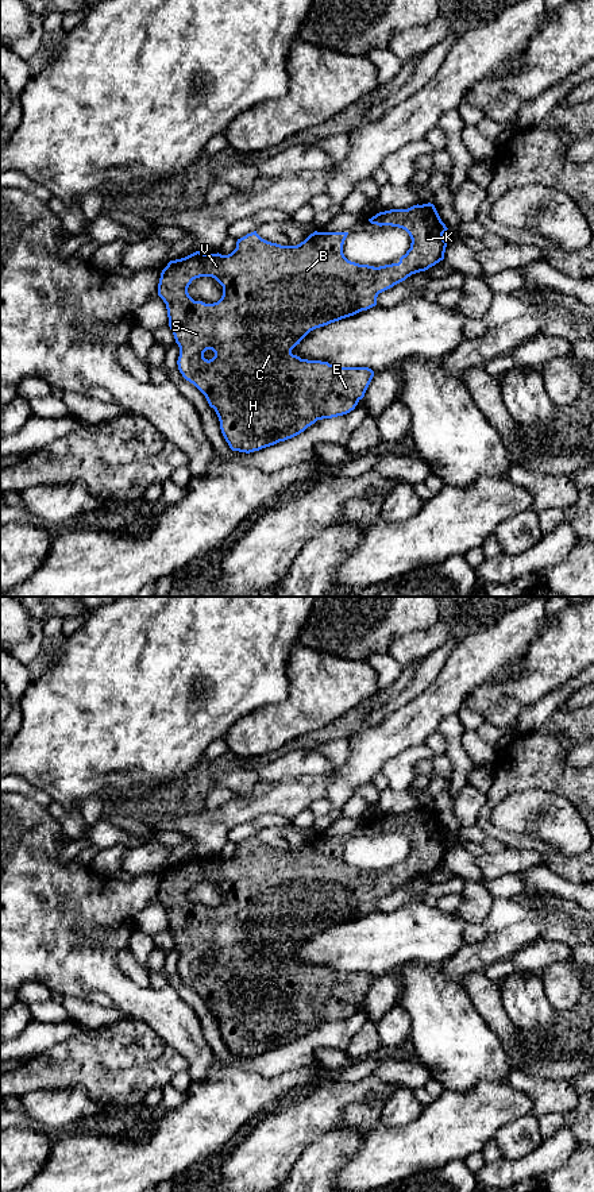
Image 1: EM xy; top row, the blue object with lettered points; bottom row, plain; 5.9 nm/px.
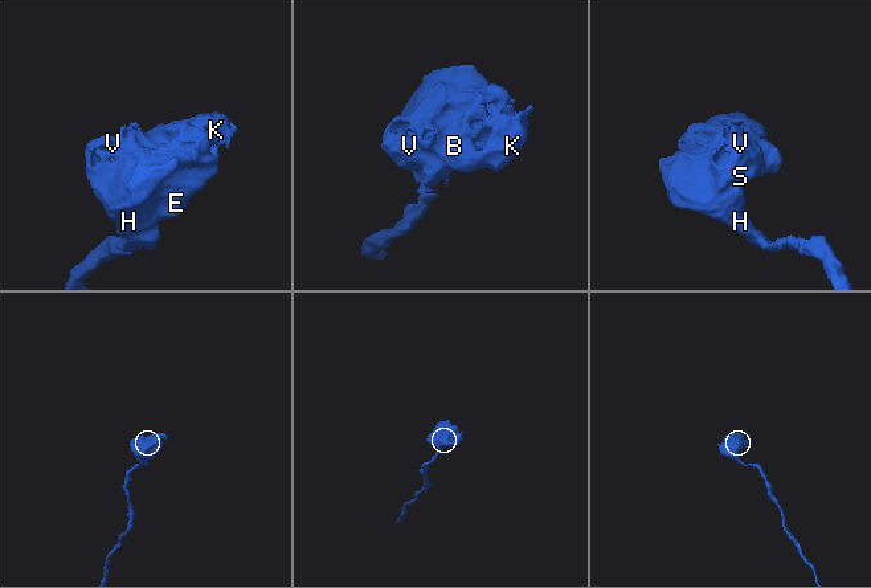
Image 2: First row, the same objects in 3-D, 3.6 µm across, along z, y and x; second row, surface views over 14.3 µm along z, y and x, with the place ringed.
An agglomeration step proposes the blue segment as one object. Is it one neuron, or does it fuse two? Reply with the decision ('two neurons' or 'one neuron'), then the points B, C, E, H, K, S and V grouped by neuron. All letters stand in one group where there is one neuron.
one neuron; groups B C E H K S V

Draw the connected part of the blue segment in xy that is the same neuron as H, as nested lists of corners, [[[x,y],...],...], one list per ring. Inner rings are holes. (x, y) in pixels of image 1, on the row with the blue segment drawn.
[[[431,202],[379,212],[369,221],[379,227],[398,227],[409,234],[410,248],[398,263],[374,267],[348,261],[343,254],[348,232],[315,231],[297,246],[281,246],[262,239],[254,231],[238,239],[236,248],[228,255],[196,251],[170,261],[162,270],[158,296],[166,304],[169,327],[180,347],[178,370],[215,409],[221,433],[232,451],[250,454],[292,439],[317,420],[350,413],[364,397],[374,377],[371,369],[338,367],[328,362],[301,359],[292,350],[310,331],[375,306],[379,293],[443,261],[448,243],[443,236],[448,228]],[[200,277],[212,277],[223,286],[223,296],[217,302],[205,304],[189,296],[189,285]]]

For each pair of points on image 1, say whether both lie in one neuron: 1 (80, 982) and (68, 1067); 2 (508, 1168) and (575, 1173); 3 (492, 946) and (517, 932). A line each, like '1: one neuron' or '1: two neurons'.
1: two neurons
2: two neurons
3: one neuron

